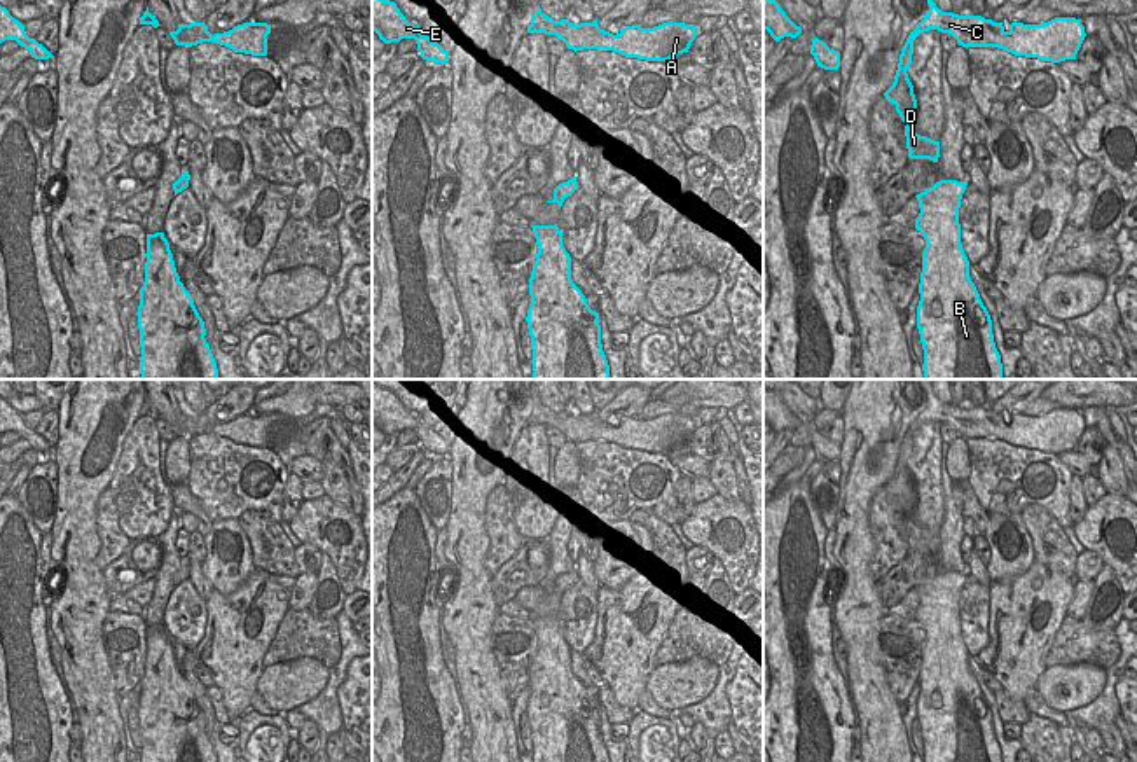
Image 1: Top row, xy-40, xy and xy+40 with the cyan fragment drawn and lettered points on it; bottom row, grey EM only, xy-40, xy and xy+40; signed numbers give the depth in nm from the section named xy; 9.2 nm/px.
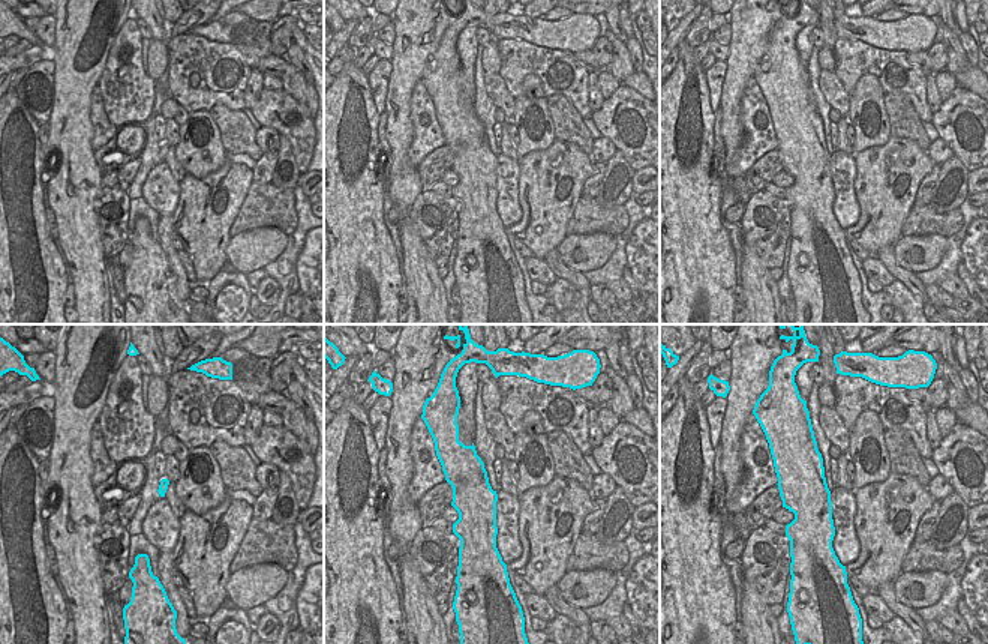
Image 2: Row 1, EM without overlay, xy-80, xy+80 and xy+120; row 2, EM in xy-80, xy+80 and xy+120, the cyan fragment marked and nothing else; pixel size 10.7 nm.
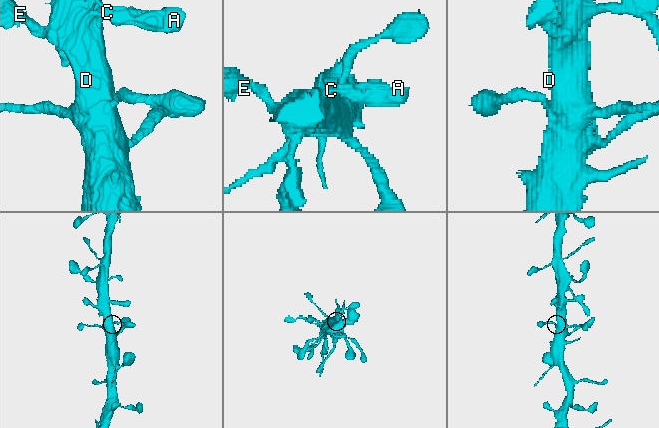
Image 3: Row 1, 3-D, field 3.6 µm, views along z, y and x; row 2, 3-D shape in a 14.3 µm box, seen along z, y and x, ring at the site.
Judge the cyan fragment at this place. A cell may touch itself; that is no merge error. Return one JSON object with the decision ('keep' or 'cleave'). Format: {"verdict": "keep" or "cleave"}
{"verdict": "keep"}

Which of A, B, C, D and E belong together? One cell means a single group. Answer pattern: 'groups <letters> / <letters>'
groups A B C D E

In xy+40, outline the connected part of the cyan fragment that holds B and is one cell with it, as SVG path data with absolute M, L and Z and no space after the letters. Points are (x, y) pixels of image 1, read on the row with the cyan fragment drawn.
M940 180L915 196L920 208L915 229L926 239L917 306L924 379L1004 379L992 320L969 278L969 260L961 243L959 208L966 185L968 182Z

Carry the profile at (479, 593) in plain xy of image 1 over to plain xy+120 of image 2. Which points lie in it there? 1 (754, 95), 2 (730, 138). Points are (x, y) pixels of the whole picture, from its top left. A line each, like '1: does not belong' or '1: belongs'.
1: does not belong
2: belongs

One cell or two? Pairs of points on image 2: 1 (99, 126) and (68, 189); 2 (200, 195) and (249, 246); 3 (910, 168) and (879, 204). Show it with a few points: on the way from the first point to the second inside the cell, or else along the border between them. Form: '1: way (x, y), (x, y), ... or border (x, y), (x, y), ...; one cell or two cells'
1: border (89, 107), (93, 152); two cells
2: border (231, 237), (225, 249), (225, 258); two cells
3: way (897, 168), (886, 176), (885, 191); one cell

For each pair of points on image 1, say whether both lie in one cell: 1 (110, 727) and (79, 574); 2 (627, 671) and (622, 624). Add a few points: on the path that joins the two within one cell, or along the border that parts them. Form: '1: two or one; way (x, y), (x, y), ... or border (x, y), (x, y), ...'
1: one; way (93, 689), (82, 658), (81, 612)
2: one; way (624, 659), (624, 637)

